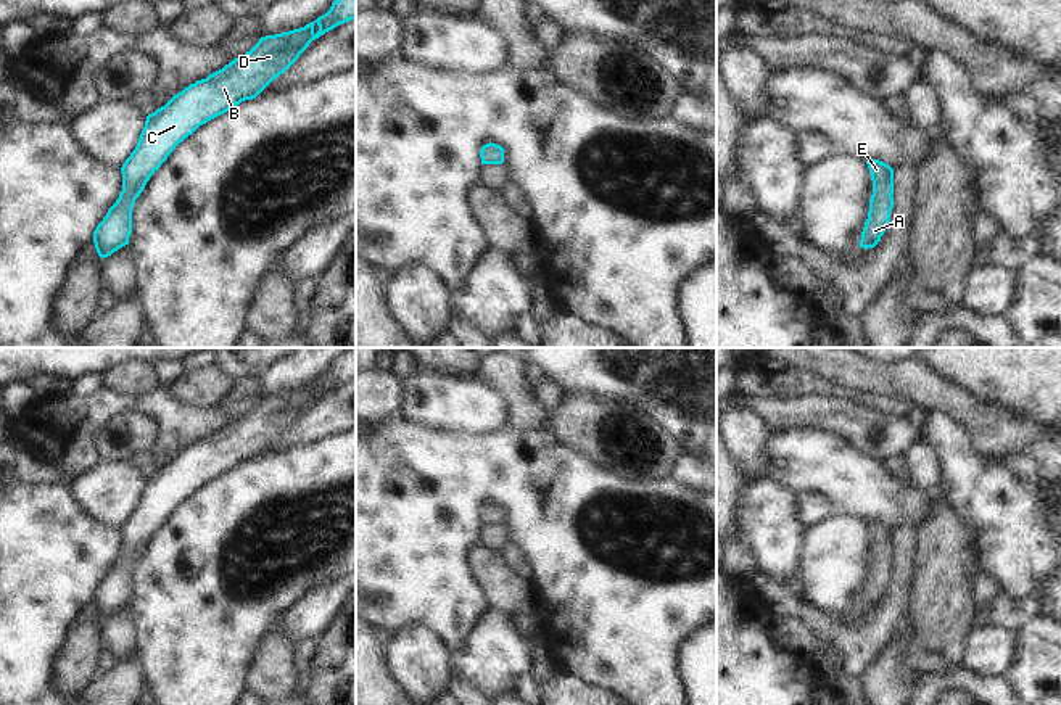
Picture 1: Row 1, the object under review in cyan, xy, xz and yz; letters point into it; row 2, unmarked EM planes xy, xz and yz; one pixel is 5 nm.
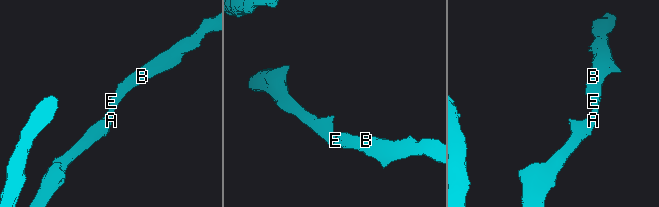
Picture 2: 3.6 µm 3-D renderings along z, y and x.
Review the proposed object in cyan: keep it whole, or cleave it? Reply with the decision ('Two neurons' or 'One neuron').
One neuron

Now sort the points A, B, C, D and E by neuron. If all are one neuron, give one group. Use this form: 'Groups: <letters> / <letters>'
Groups: A B C D E

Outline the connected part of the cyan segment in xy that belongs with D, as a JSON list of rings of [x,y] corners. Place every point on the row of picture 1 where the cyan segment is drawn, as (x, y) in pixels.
[[[335,0],[330,10],[304,27],[261,37],[245,55],[206,79],[190,84],[147,116],[138,143],[121,167],[122,192],[93,232],[98,256],[108,258],[129,245],[132,209],[150,177],[174,148],[200,126],[256,98],[325,32],[356,19],[356,0]]]

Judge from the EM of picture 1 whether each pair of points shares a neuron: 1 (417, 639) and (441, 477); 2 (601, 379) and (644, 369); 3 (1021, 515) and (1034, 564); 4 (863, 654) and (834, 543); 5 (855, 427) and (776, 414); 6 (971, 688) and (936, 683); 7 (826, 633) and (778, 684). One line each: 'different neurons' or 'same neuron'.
1: different neurons
2: same neuron
3: same neuron
4: different neurons
5: same neuron
6: same neuron
7: different neurons

